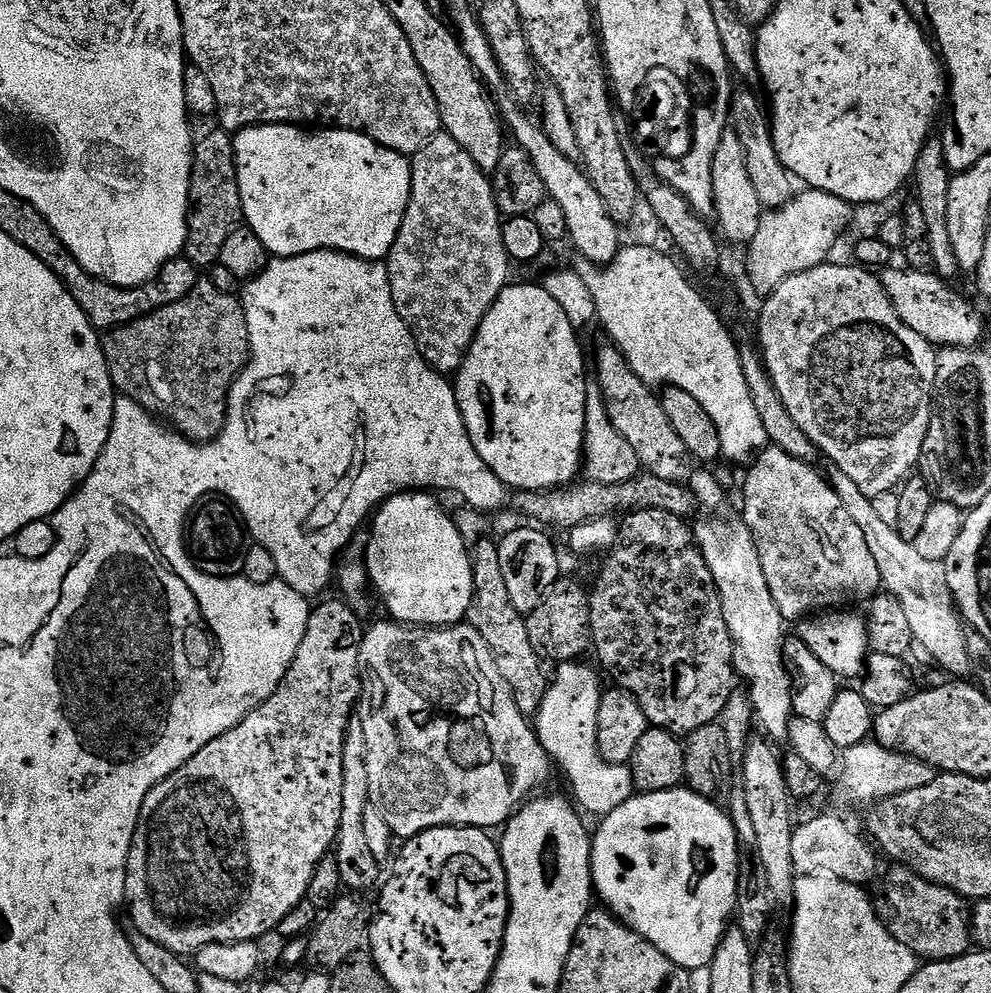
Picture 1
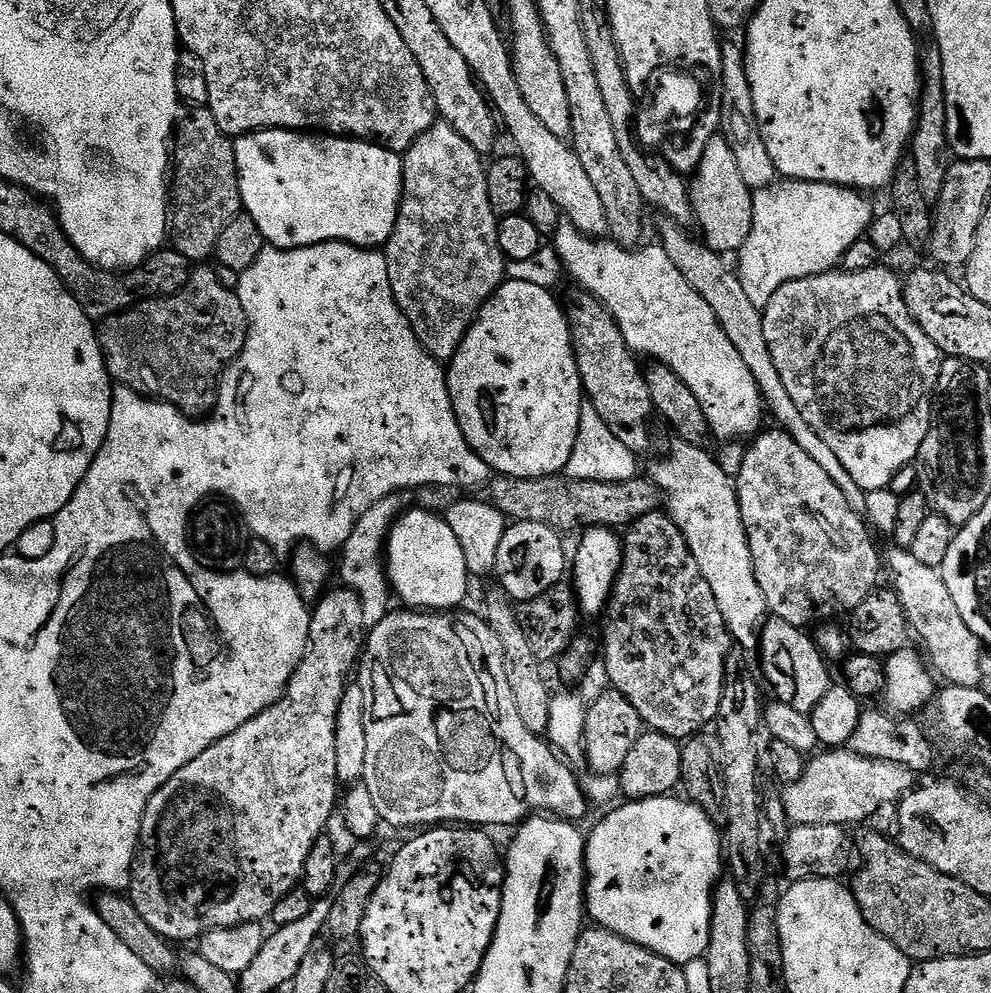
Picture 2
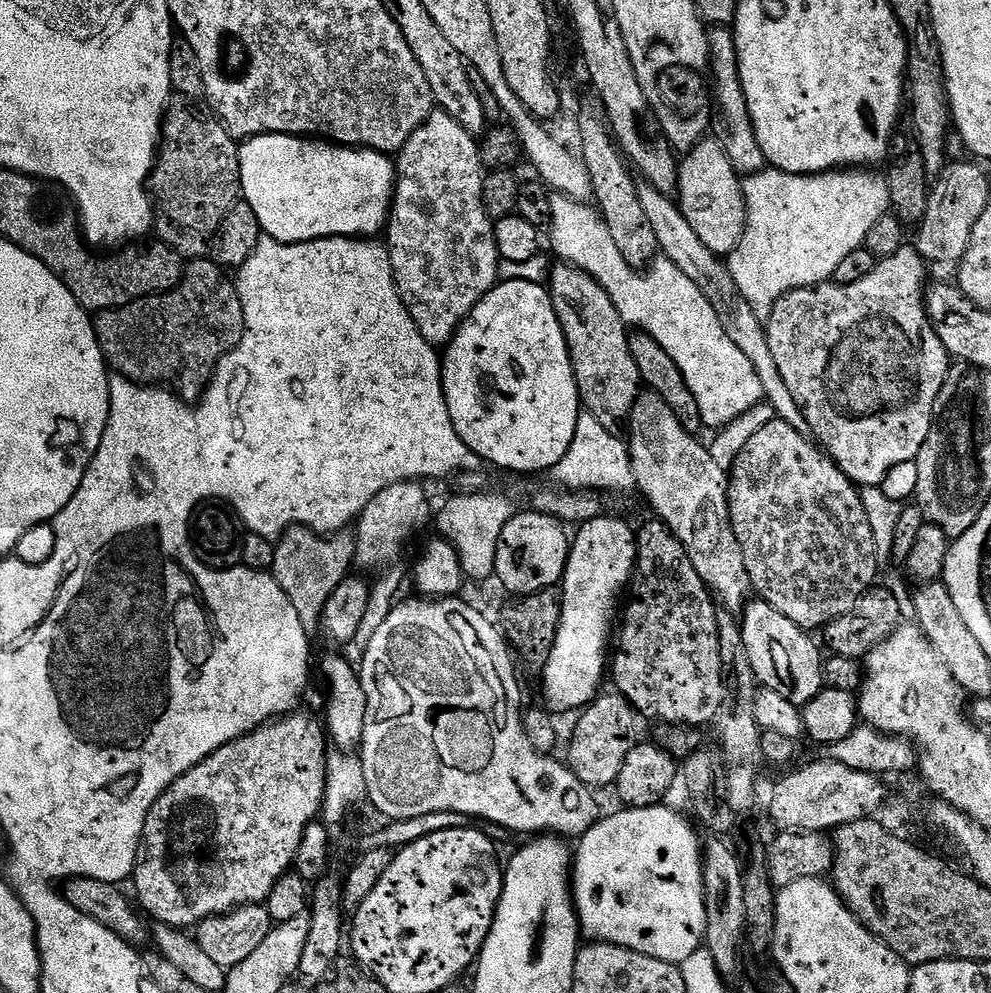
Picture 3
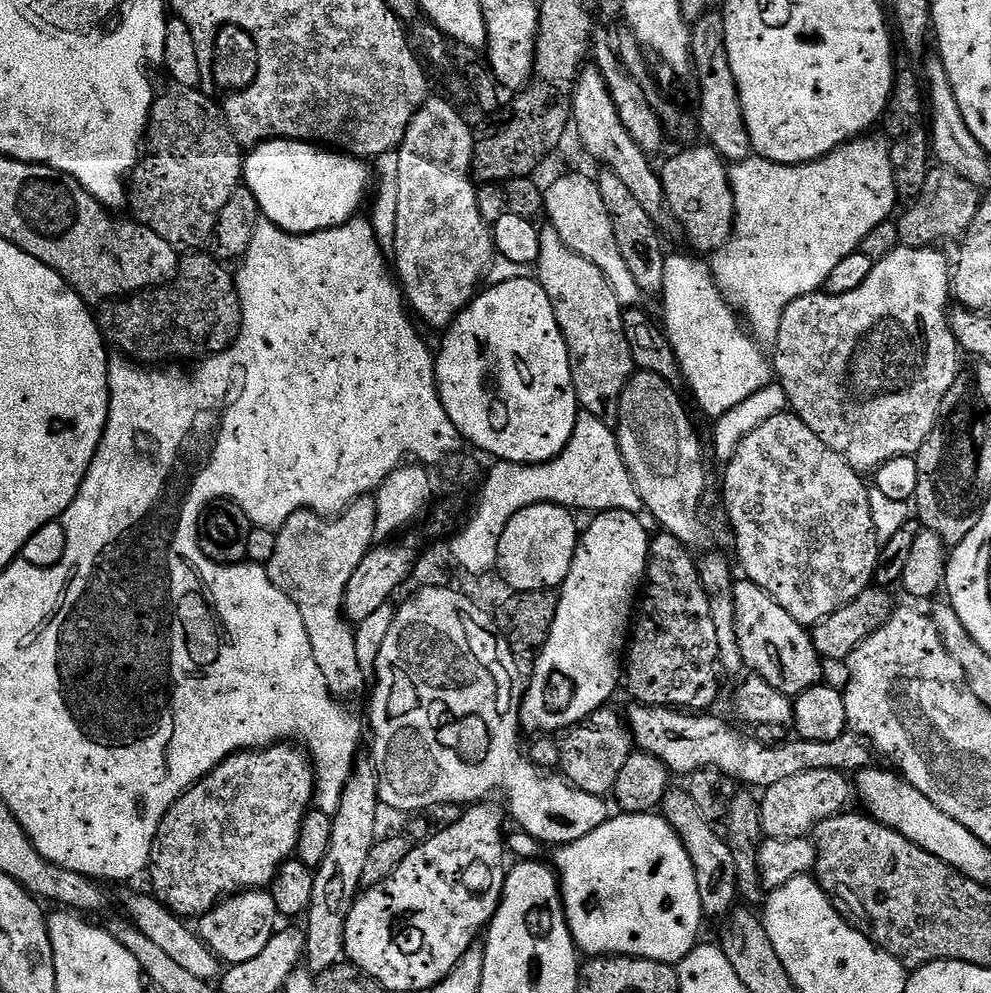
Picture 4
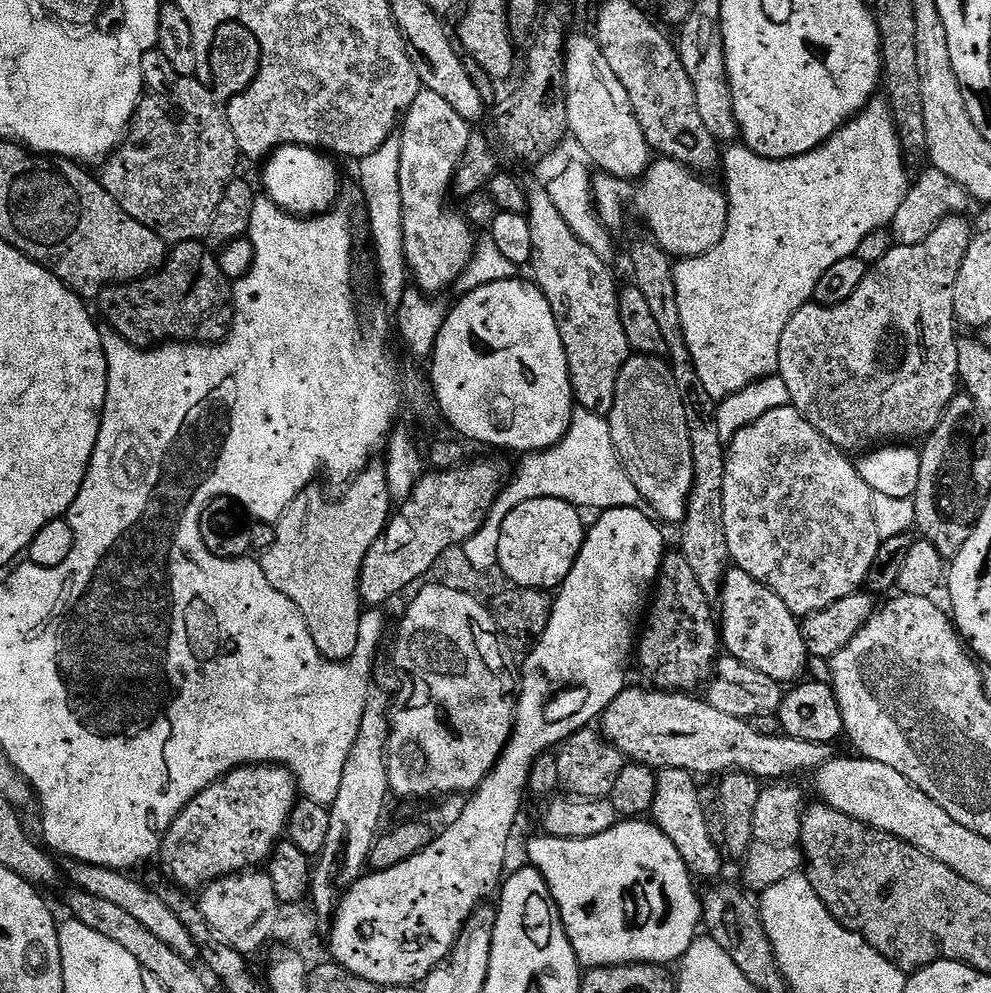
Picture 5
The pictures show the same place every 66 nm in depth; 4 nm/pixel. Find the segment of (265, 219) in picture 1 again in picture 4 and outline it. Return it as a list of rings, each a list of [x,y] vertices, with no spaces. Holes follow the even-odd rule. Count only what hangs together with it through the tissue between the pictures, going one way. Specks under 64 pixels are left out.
[[[273,138],[265,142],[264,144],[257,144],[251,149],[244,157],[244,175],[242,177],[243,183],[254,194],[254,198],[258,198],[258,206],[260,207],[260,214],[263,219],[268,220],[274,226],[278,226],[284,232],[293,232],[296,236],[305,236],[311,232],[325,232],[328,228],[340,228],[343,224],[348,223],[357,215],[356,212],[364,204],[364,195],[369,195],[370,182],[368,186],[368,174],[370,178],[370,168],[368,168],[363,159],[347,155],[339,150],[329,150],[324,146],[317,146],[312,142],[305,142],[303,140],[282,140],[279,138]]]

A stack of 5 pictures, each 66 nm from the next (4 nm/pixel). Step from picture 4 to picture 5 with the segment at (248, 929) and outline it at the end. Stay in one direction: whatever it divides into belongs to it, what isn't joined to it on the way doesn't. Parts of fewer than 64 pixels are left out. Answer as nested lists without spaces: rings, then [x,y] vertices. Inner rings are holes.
[[[249,870],[234,876],[223,876],[199,893],[198,907],[202,918],[210,926],[220,943],[245,954],[256,952],[275,933],[275,920],[281,904],[274,894],[267,871]]]

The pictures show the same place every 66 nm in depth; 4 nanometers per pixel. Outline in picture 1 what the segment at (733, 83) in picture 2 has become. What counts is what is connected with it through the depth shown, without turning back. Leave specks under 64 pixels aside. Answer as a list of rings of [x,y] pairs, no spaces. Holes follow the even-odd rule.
[[[740,86],[733,91],[730,109],[730,128],[738,134],[742,148],[746,150],[746,170],[750,170],[750,182],[754,182],[754,191],[758,193],[761,209],[782,208],[790,203],[794,195],[794,177],[782,166],[778,150],[774,146],[769,113],[760,105],[760,100],[751,92],[751,87]]]

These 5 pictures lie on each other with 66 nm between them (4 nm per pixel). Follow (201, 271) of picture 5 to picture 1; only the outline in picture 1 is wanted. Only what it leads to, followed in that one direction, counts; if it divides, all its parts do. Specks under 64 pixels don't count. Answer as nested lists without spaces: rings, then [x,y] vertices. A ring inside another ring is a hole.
[[[204,278],[197,279],[194,290],[190,290],[190,294],[186,294],[186,298],[182,298],[178,302],[161,304],[156,312],[146,314],[142,318],[138,318],[129,324],[123,324],[121,328],[113,328],[105,331],[102,336],[102,343],[104,345],[106,366],[110,370],[112,386],[116,389],[117,393],[119,393],[120,396],[130,397],[131,400],[143,404],[144,407],[149,410],[154,410],[157,417],[166,418],[167,423],[174,426],[175,431],[183,434],[187,440],[193,442],[207,442],[215,440],[216,437],[219,436],[228,417],[228,395],[232,389],[232,384],[239,378],[242,369],[247,366],[248,357],[252,351],[243,303],[241,303],[237,297],[235,300],[230,293],[223,292],[218,285],[211,284],[210,281],[204,280]]]

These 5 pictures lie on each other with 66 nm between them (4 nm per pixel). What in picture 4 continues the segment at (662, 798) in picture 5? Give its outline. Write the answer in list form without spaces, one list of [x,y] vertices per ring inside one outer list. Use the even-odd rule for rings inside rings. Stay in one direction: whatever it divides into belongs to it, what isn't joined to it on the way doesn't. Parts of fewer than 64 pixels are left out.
[[[670,790],[664,795],[662,815],[690,854],[705,917],[709,921],[716,920],[719,916],[727,917],[738,904],[734,858],[730,854],[727,839],[721,833],[719,836],[717,829],[708,824],[702,814],[698,814],[698,806],[694,806],[694,798],[686,790]]]

